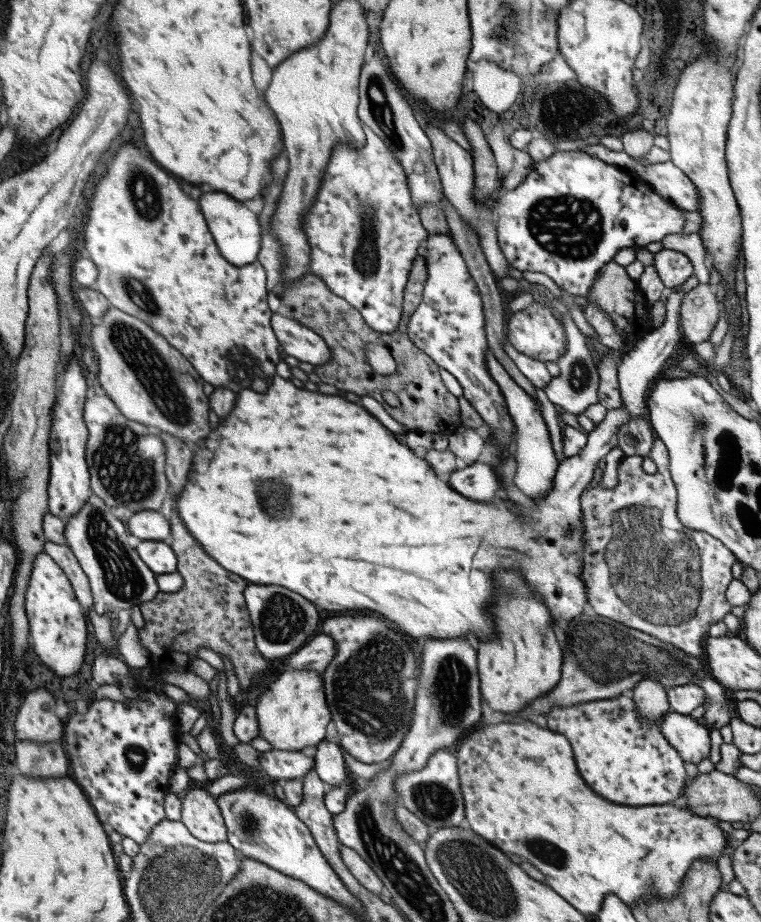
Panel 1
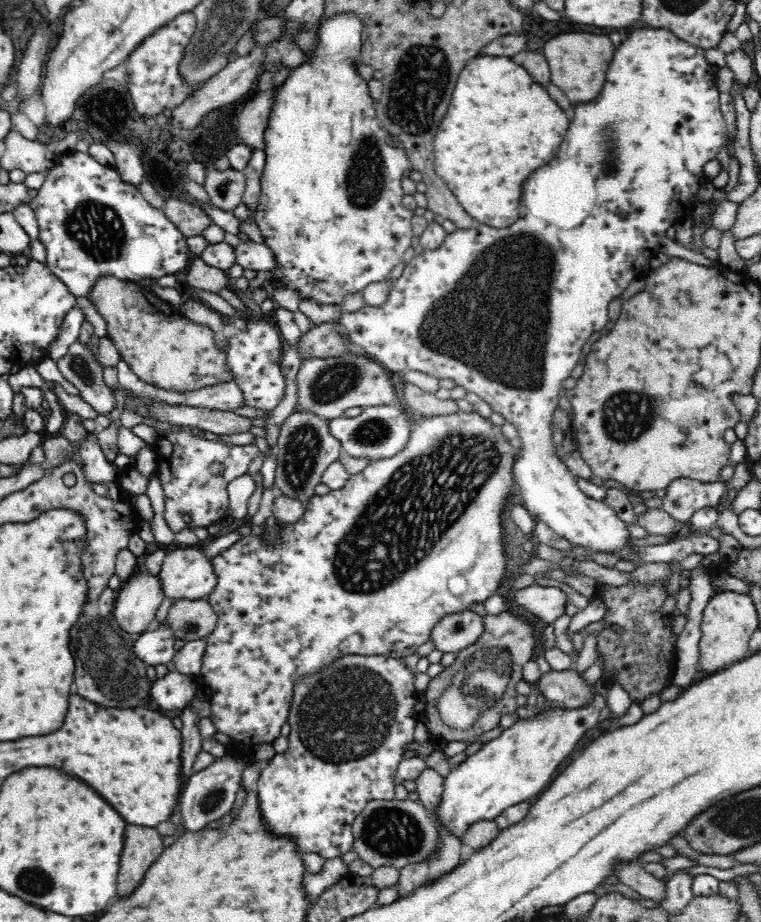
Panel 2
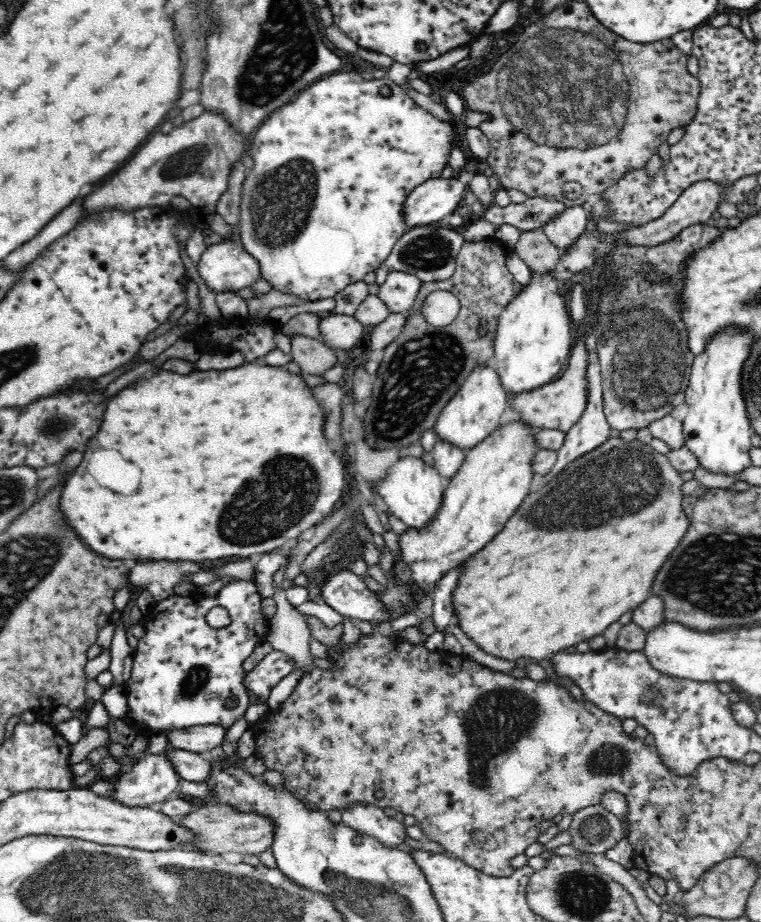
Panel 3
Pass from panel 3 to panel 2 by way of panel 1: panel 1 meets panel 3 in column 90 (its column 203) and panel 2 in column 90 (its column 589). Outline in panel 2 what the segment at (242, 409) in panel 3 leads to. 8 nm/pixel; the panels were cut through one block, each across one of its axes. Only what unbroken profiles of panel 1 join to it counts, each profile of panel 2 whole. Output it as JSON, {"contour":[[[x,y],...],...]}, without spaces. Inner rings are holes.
{"contour":[[[88,432],[80,446],[78,446],[78,456],[84,460],[86,464],[86,470],[84,472],[84,478],[86,482],[108,482],[108,480],[116,480],[116,472],[118,468],[116,466],[110,466],[102,454],[102,448],[98,444],[98,432]]]}

